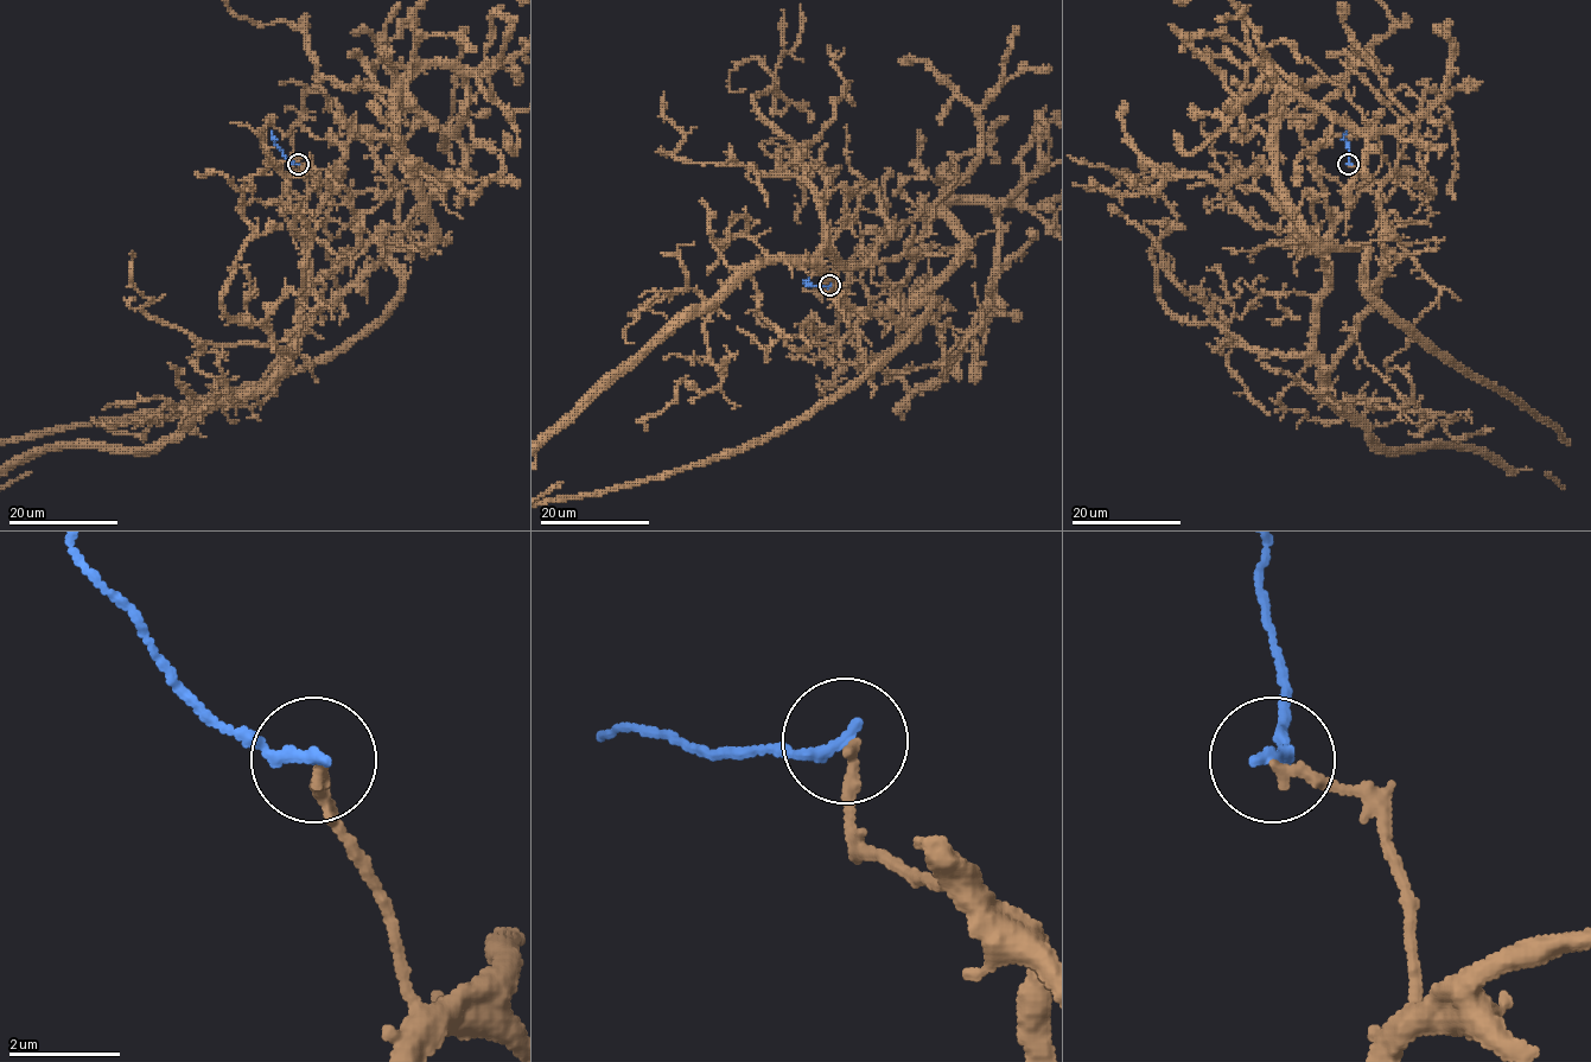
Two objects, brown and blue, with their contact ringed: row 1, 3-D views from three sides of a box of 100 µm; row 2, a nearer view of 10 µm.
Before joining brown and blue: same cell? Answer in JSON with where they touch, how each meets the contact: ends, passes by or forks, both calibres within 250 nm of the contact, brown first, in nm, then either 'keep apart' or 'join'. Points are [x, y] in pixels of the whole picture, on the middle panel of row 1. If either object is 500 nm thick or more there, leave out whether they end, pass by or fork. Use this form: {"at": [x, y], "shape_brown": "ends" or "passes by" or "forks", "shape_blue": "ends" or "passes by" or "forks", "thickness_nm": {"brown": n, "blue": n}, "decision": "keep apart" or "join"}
{"at": [829, 285], "shape_brown": "ends", "shape_blue": "ends", "thickness_nm": {"brown": 200, "blue": 260}, "decision": "keep apart"}

